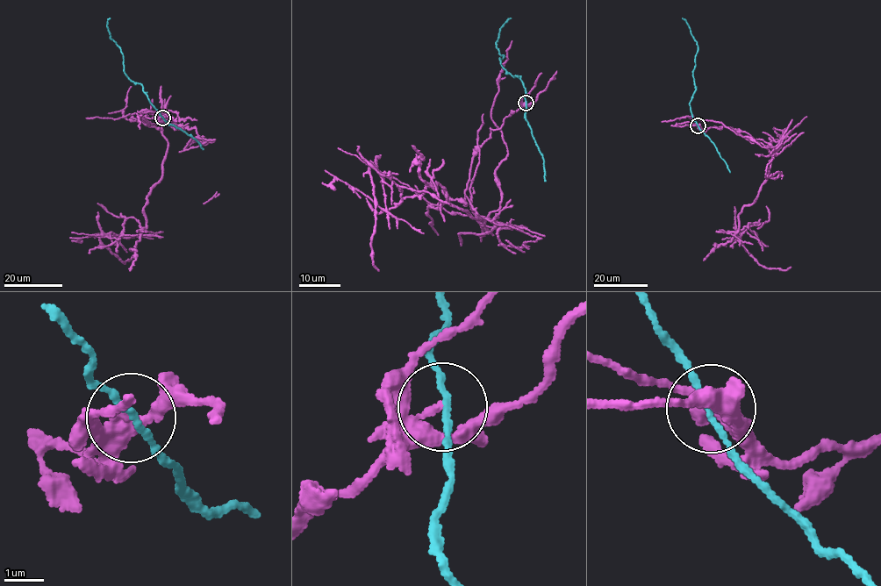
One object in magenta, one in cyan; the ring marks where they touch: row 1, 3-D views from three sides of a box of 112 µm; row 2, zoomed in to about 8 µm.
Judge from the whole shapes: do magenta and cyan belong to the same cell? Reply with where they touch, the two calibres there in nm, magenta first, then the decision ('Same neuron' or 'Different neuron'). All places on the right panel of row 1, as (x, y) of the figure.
Place: (698, 125). Thickness 200 nm (magenta) against 140 nm. Different neuron

